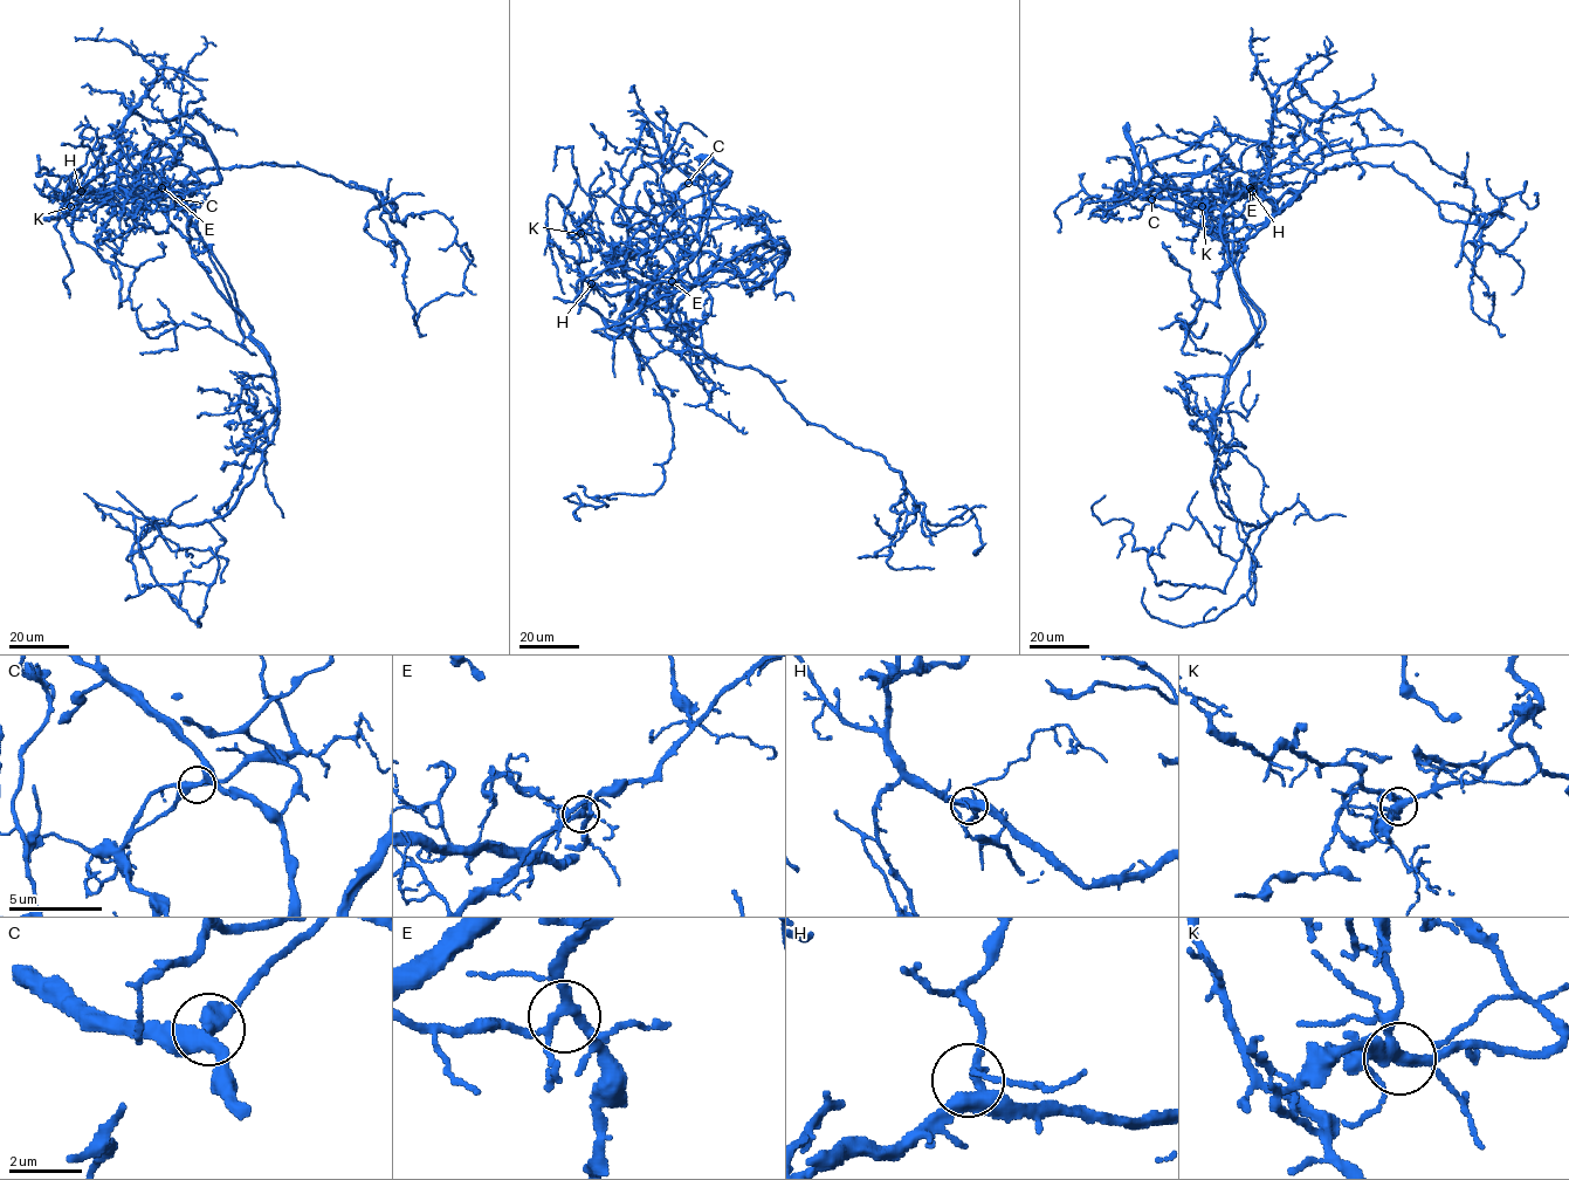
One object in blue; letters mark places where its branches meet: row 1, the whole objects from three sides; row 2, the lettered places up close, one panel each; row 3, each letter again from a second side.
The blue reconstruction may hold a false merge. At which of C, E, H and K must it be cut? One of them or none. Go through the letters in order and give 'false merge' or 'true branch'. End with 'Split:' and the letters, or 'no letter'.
C: false merge
E: true branch
H: true branch
K: true branch
Split: C

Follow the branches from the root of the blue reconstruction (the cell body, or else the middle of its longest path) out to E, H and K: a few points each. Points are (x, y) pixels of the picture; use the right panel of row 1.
E: (1252, 317), (1240, 293), (1237, 273), (1244, 249), (1231, 252), (1220, 234), (1224, 208), (1250, 187)
H: (1252, 317), (1237, 273), (1244, 249), (1231, 252), (1220, 234), (1231, 201), (1250, 187), (1265, 192), (1252, 191)
K: (1252, 317), (1237, 262), (1258, 230), (1217, 232), (1205, 217), (1212, 200), (1203, 196), (1202, 206)

